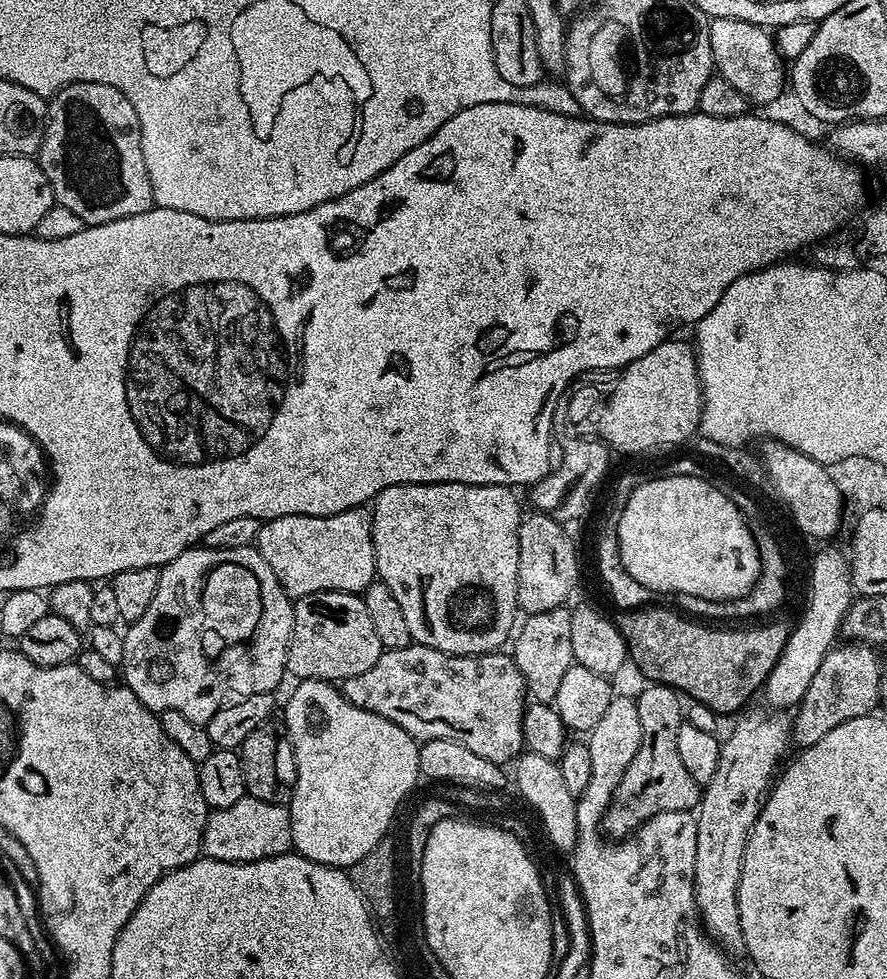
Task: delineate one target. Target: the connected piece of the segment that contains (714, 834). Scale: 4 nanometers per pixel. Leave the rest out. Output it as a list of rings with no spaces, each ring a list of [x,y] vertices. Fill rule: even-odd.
[[[784,710],[767,711],[756,712],[753,716],[741,715],[739,717],[741,720],[733,726],[732,733],[726,738],[723,737],[718,770],[714,770],[714,778],[710,778],[710,782],[703,785],[696,816],[698,851],[694,854],[694,894],[696,895],[698,920],[705,933],[711,936],[728,954],[736,951],[739,953],[744,947],[736,895],[740,881],[740,863],[744,860],[748,836],[752,832],[753,822],[764,809],[764,801],[768,799],[774,777],[781,767],[780,756],[786,755],[792,744],[793,717]]]

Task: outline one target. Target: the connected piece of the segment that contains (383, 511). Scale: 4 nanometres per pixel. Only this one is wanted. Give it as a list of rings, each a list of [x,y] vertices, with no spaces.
[[[399,484],[386,486],[371,501],[376,575],[379,583],[390,586],[390,594],[398,598],[398,606],[402,606],[402,614],[406,617],[406,630],[410,630],[415,643],[455,656],[481,656],[487,652],[498,652],[509,643],[518,624],[518,534],[522,519],[520,504],[512,492],[515,491],[503,484]]]

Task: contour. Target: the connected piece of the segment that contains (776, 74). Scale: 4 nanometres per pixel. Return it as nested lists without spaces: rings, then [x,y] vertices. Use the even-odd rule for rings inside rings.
[[[722,16],[713,19],[708,29],[715,71],[723,80],[730,82],[738,94],[756,105],[772,104],[786,92],[786,61],[777,50],[773,33],[767,27]]]

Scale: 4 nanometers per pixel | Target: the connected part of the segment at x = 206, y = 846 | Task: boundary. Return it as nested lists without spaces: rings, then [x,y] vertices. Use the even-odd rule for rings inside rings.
[[[245,794],[234,806],[218,808],[208,813],[204,827],[202,852],[207,859],[245,864],[255,860],[269,860],[284,852],[293,851],[292,827],[287,807],[280,802],[262,802]]]

